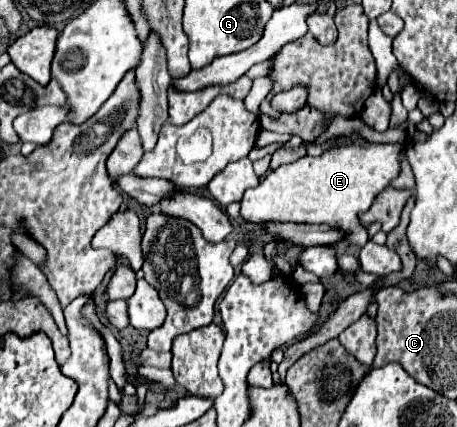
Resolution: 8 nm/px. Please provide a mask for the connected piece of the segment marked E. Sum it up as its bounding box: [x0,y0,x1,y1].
[241,134,403,246]

